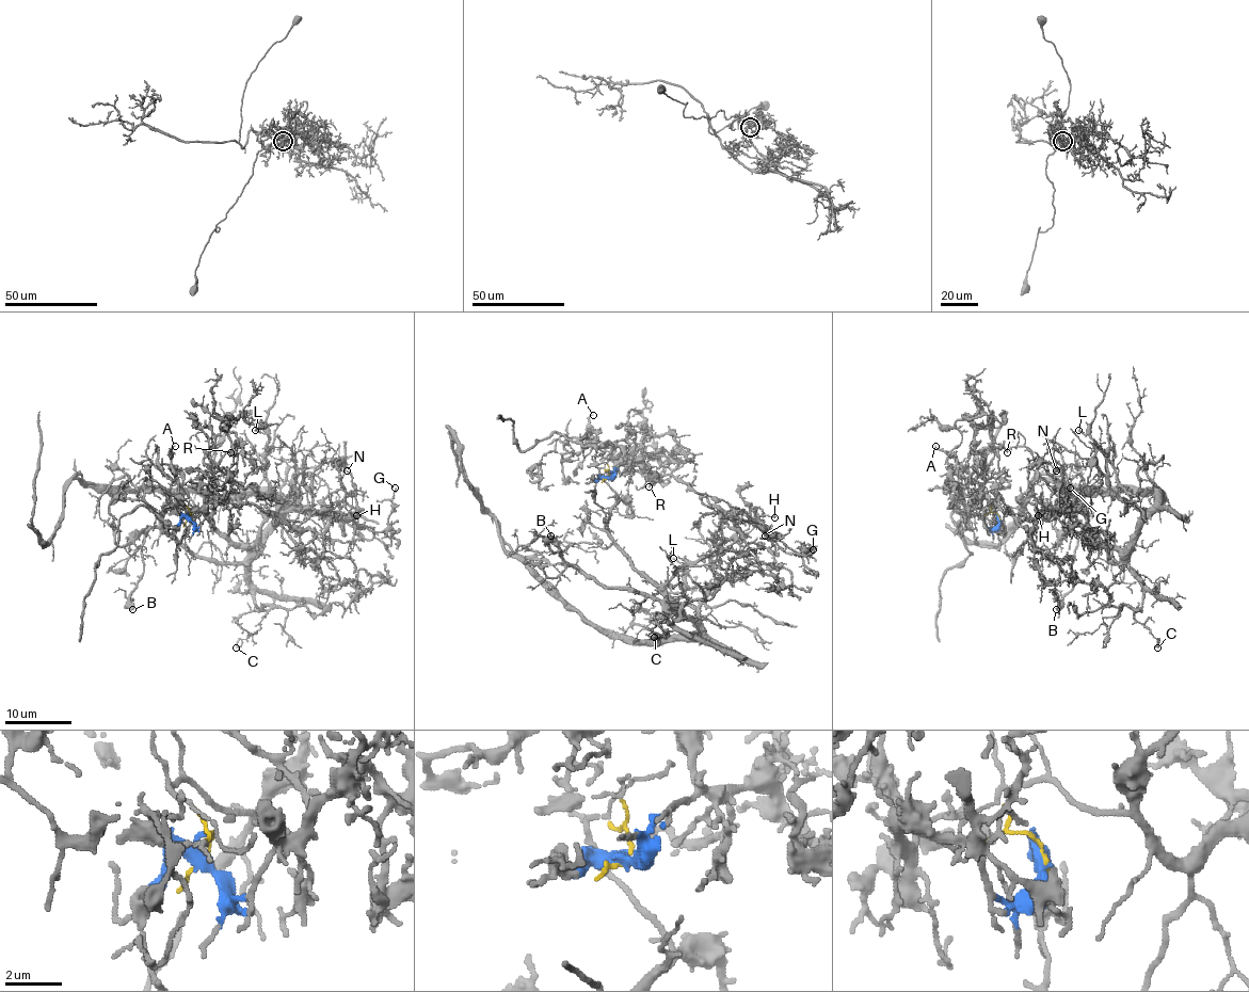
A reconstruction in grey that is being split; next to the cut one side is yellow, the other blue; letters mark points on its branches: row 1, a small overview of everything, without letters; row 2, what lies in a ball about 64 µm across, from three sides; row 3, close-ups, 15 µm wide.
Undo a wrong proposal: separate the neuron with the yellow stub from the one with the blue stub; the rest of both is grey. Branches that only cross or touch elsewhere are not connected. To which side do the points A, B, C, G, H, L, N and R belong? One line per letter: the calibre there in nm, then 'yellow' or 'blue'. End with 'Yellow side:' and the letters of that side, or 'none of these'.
A: 130 nm thick; blue
B: 460 nm thick; yellow
C: 120 nm thick; yellow
G: 140 nm thick; blue
H: 140 nm thick; blue
L: 150 nm thick; yellow
N: 120 nm thick; blue
R: 120 nm thick; blue
Yellow side: B, C, L

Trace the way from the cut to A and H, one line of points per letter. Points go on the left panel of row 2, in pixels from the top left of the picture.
A: (190, 520), (196, 528), (207, 517), (199, 511), (187, 513), (178, 501), (178, 478), (172, 459), (175, 446)
H: (190, 520), (196, 528), (228, 497), (273, 511), (293, 526), (317, 532), (325, 529), (343, 506), (356, 516)

